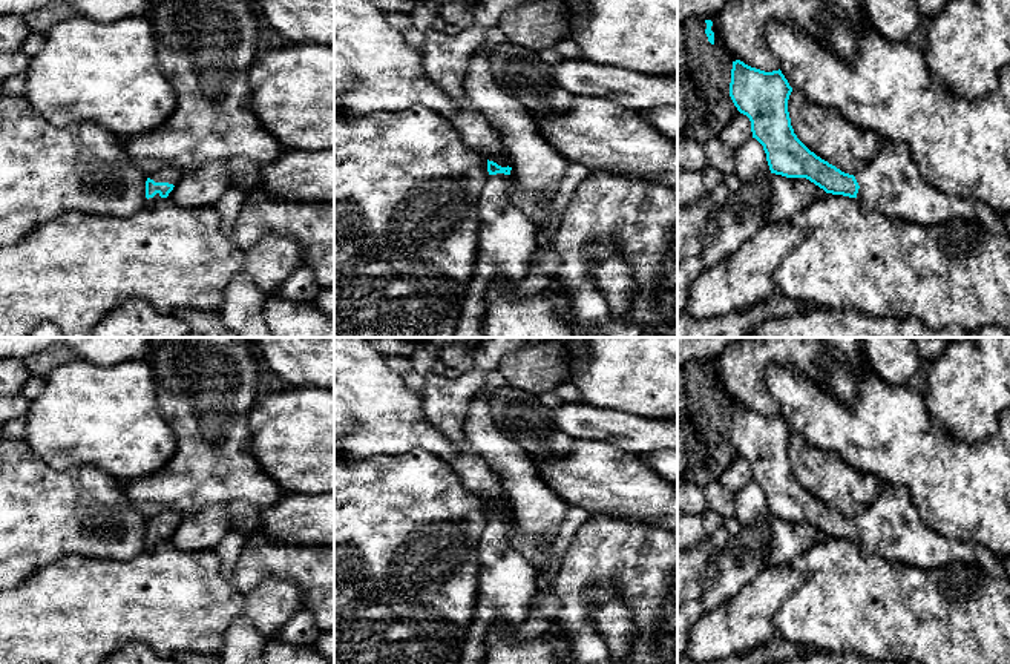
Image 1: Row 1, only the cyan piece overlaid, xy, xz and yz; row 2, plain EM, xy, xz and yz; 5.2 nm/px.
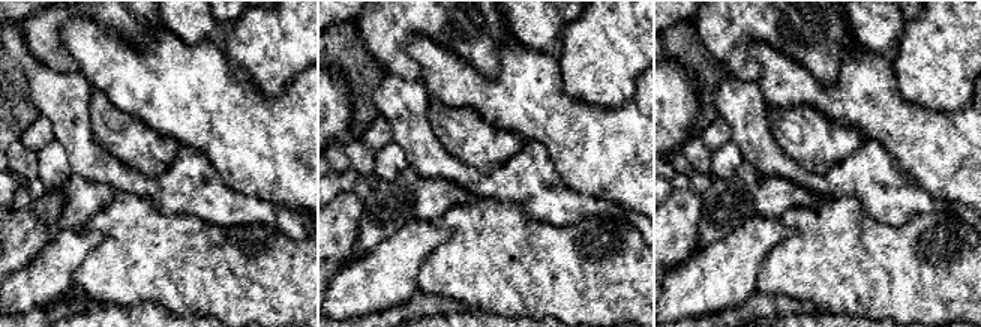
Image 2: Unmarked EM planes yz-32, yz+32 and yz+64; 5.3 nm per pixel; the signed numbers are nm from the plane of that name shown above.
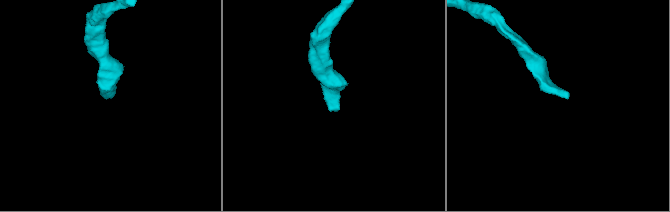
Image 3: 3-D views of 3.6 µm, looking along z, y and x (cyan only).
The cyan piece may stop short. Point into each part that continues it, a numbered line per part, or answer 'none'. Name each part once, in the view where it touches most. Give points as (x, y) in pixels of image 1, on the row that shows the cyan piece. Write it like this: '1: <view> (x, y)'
1: xy (170, 175)

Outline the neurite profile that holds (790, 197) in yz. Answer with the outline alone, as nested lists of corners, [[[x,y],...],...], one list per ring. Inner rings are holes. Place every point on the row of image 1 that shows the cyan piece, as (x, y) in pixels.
[[[771,173],[769,190],[765,224],[786,222],[826,195],[823,189],[806,178],[786,178],[776,173]]]

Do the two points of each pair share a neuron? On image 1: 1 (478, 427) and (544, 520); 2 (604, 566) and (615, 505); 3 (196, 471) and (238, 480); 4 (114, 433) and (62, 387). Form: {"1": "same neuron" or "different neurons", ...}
{"1": "same neuron", "2": "different neurons", "3": "same neuron", "4": "same neuron"}

